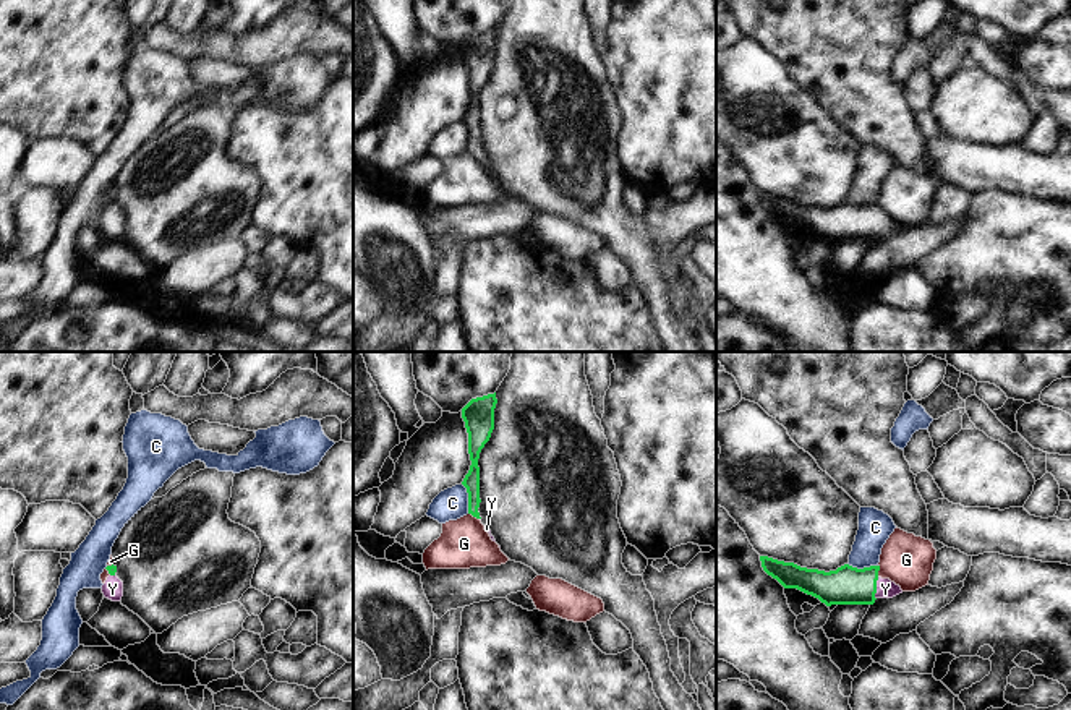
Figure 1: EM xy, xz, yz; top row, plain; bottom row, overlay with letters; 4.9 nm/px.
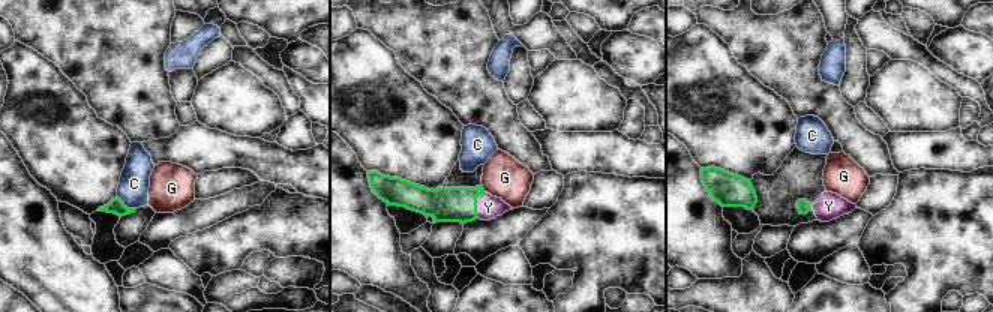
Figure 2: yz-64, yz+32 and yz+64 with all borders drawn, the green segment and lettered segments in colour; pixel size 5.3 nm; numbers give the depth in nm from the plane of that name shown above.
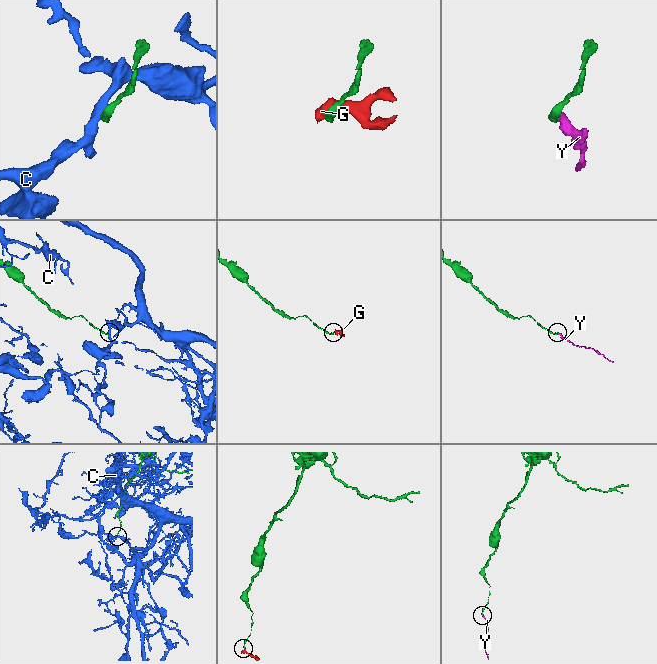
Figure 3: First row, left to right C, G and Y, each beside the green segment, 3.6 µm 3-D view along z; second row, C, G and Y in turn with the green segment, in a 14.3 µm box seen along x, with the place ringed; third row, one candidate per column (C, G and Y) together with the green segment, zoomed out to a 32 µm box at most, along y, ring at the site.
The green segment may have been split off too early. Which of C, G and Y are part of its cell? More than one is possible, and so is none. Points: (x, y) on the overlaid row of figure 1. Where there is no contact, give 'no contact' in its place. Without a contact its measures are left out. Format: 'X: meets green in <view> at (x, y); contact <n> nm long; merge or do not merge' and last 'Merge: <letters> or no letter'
C: meets green in yz at (864, 568); contact 150 nm long; do not merge
G: meets green in yz at (878, 569); contact 60 nm long; do not merge
Y: meets green in yz at (875, 589); contact 110 nm long; merge
Merge: Y

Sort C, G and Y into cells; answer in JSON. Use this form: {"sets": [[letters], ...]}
{"sets": [["C"], ["G"], ["Y"]]}

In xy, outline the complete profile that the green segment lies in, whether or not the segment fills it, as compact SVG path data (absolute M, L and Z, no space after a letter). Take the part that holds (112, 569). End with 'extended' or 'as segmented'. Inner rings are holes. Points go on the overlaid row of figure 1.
M112 564L112 566L107 566L105 569L109 571L110 575L102 585L102 593L105 598L112 601L120 601L123 597L123 582L115 575L117 566Z; extended

